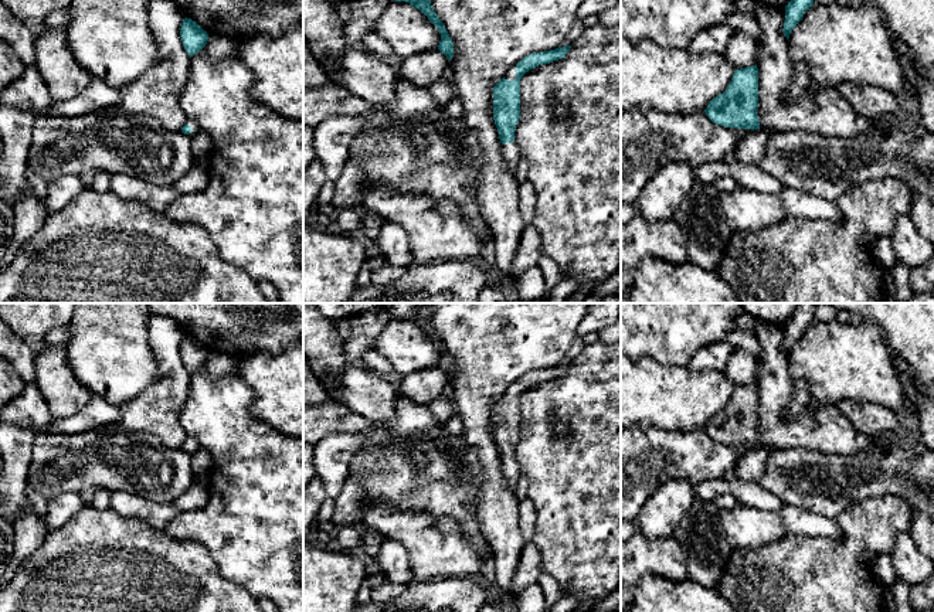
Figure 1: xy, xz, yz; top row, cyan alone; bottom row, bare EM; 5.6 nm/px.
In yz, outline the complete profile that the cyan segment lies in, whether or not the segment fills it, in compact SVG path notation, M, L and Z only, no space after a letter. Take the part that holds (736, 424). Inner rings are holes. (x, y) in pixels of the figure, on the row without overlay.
M757 382L736 387L727 407L713 415L704 426L709 436L720 443L760 446L758 385Z

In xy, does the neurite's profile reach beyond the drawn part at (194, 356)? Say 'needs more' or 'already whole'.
already whole

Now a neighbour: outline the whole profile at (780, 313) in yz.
M740 303L744 312L755 320L785 324L798 303Z

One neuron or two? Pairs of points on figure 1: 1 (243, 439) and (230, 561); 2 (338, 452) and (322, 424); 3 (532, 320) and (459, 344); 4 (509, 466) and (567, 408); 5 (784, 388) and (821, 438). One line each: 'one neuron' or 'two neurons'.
1: one neuron
2: two neurons
3: one neuron
4: two neurons
5: one neuron

